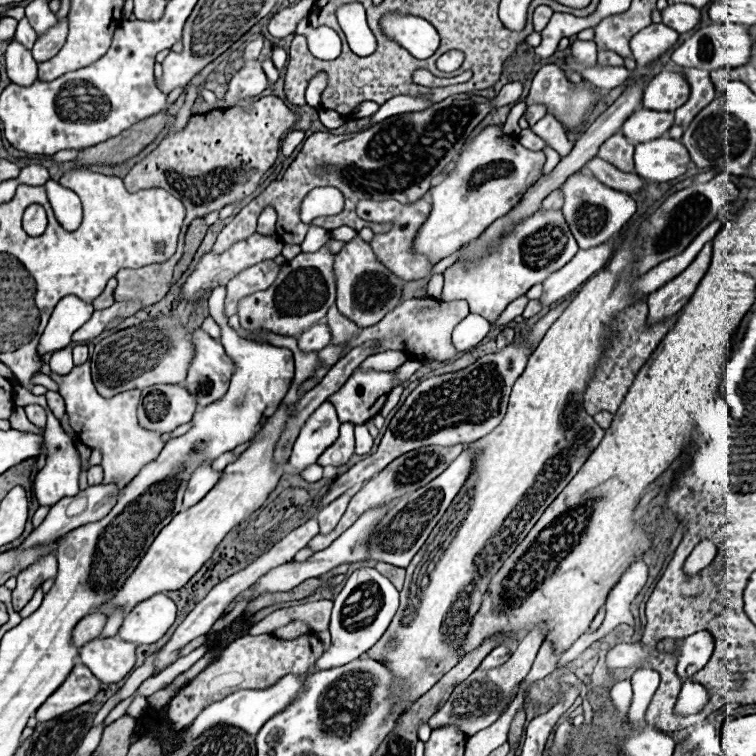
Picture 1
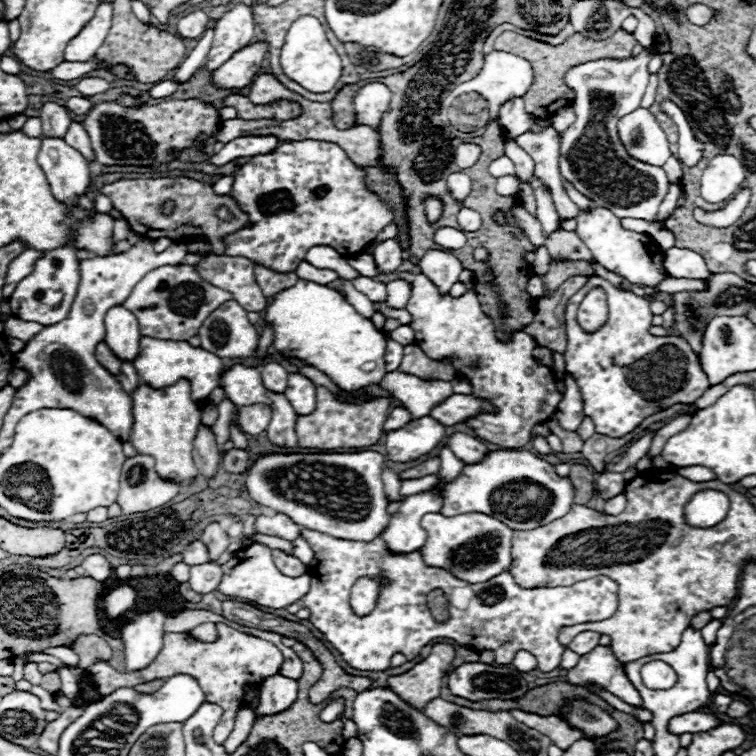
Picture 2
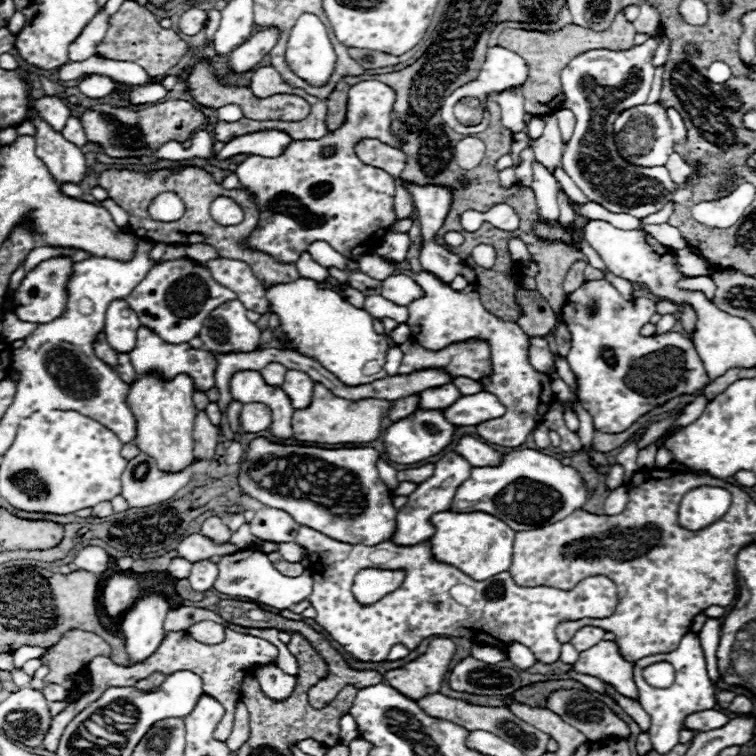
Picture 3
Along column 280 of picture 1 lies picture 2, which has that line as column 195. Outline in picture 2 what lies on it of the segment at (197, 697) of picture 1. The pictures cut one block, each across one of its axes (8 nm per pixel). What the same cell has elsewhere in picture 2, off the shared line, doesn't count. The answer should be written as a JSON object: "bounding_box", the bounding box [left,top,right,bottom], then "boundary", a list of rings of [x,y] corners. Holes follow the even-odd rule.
{"bounding_box":[88,624,282,744],"boundary":[[[218,624],[218,634],[220,634],[218,642],[200,642],[200,640],[194,640],[190,634],[166,632],[162,650],[158,652],[156,660],[144,670],[116,672],[106,660],[96,660],[88,670],[96,682],[100,696],[106,696],[108,692],[114,692],[116,688],[134,688],[136,684],[144,684],[144,682],[150,682],[154,678],[166,680],[166,678],[180,674],[180,672],[196,676],[196,680],[200,680],[202,692],[206,694],[206,700],[220,704],[224,708],[222,720],[214,728],[214,740],[222,744],[232,732],[236,712],[246,704],[244,686],[246,684],[258,686],[264,680],[264,676],[276,674],[282,666],[282,654],[274,644],[270,644],[262,638],[238,632],[226,624]]]}

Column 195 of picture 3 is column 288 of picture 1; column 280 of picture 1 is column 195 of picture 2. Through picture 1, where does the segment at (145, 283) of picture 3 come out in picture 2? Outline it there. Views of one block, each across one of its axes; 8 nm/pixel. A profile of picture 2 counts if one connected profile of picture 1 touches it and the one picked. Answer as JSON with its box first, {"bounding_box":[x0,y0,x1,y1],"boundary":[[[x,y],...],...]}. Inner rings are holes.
{"bounding_box":[124,264,232,340],"boundary":[[[176,264],[148,272],[126,298],[124,306],[134,312],[144,336],[156,336],[160,340],[188,340],[198,334],[206,316],[228,300],[232,300],[232,294],[206,282],[196,266]]]}

